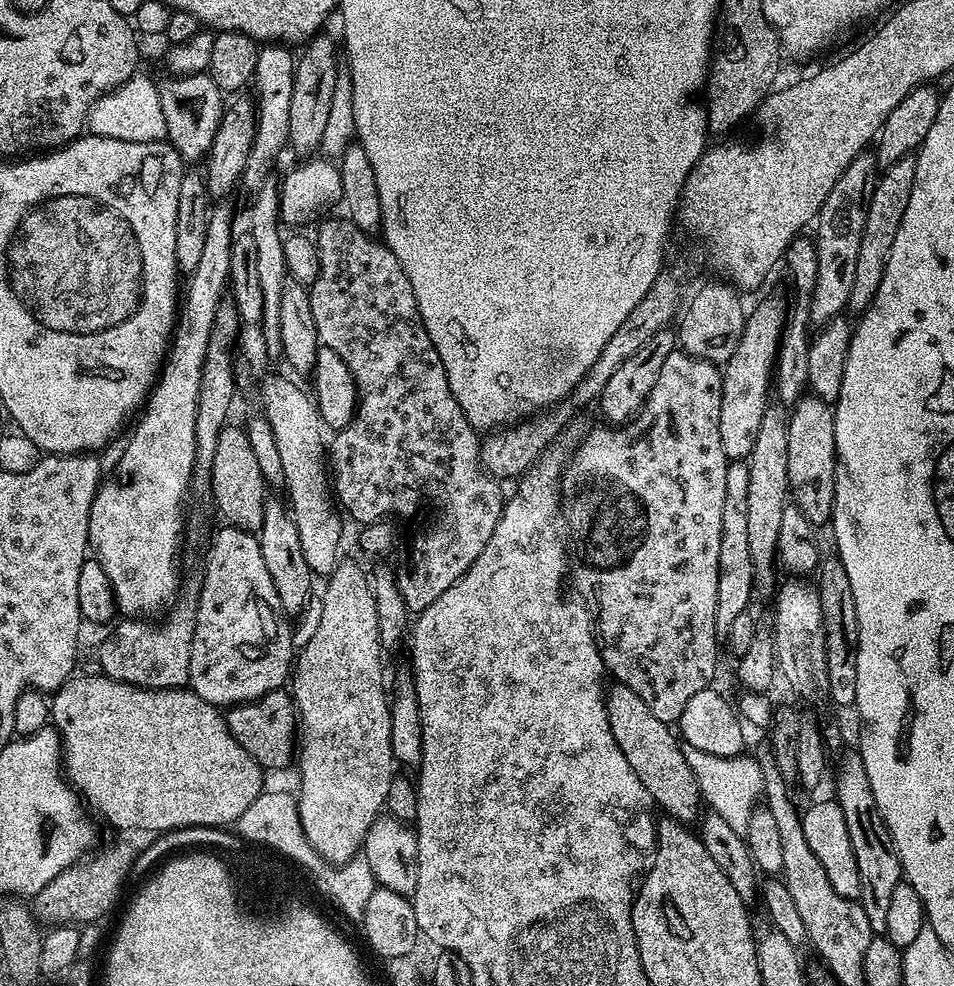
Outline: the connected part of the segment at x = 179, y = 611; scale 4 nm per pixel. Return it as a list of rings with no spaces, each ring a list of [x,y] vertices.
[[[185,579],[174,603],[163,613],[161,624],[145,622],[140,618],[121,619],[100,644],[99,671],[112,680],[138,688],[170,690],[185,687],[190,674],[190,646],[194,646],[199,601],[199,583],[195,579]]]

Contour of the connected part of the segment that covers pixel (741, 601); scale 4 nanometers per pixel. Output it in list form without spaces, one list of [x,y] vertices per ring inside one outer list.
[[[729,463],[726,470],[726,506],[722,506],[722,550],[718,550],[718,606],[714,610],[716,631],[726,634],[730,626],[738,619],[738,614],[749,611],[752,596],[754,597],[754,568],[750,562],[750,542],[746,539],[746,497],[750,487],[750,474],[747,463]]]

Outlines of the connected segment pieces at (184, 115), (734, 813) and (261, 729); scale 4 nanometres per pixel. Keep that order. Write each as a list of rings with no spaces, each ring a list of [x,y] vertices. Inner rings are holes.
[[[173,76],[168,80],[160,80],[160,101],[162,102],[162,118],[166,118],[166,140],[172,145],[180,159],[203,161],[214,142],[214,134],[218,130],[218,122],[226,107],[225,97],[211,76]]]
[[[683,745],[686,763],[693,771],[694,778],[700,788],[703,803],[707,805],[711,812],[718,814],[739,836],[746,834],[746,828],[750,826],[752,812],[761,803],[764,795],[764,775],[760,769],[759,759],[748,757],[748,754],[741,754],[735,758],[730,756],[718,756],[716,754],[706,754],[706,750],[694,750],[694,746]]]
[[[291,691],[268,692],[251,704],[229,707],[226,719],[234,742],[238,742],[238,746],[242,746],[242,750],[246,750],[246,754],[250,754],[250,758],[254,758],[261,769],[284,768],[291,760],[293,763],[298,752],[298,717]]]

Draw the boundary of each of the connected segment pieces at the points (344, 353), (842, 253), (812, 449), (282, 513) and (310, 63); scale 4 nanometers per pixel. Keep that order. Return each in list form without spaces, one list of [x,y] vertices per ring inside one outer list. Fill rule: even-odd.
[[[347,218],[327,220],[325,219],[319,225],[321,228],[314,232],[320,269],[318,270],[318,278],[314,278],[314,282],[310,285],[308,294],[310,310],[314,314],[314,326],[316,327],[316,333],[320,335],[321,345],[334,350],[334,354],[338,354],[338,358],[342,358],[342,362],[346,362],[346,366],[356,383],[356,394],[358,397],[358,407],[352,416],[352,420],[347,427],[333,435],[335,438],[333,442],[331,439],[328,446],[328,464],[335,499],[346,514],[348,512],[356,521],[360,522],[359,525],[365,526],[383,521],[390,517],[388,515],[394,514],[408,522],[407,531],[409,533],[418,536],[424,530],[428,530],[436,518],[446,516],[446,512],[438,510],[444,508],[444,503],[447,501],[445,498],[445,486],[455,485],[456,479],[462,474],[462,470],[458,468],[458,460],[460,452],[464,452],[468,448],[467,440],[468,432],[470,433],[470,425],[465,415],[462,414],[461,406],[450,390],[449,378],[445,367],[442,366],[442,358],[438,358],[438,350],[434,350],[434,342],[430,342],[430,334],[426,334],[426,326],[422,322],[422,314],[418,314],[418,302],[414,298],[414,290],[410,286],[410,278],[406,278],[398,258],[394,258],[394,254],[390,251],[387,244],[379,242],[369,233],[358,230],[358,226],[354,226],[352,220]]]
[[[871,151],[859,152],[842,170],[834,190],[822,202],[814,221],[816,236],[814,243],[818,254],[818,278],[814,280],[810,318],[812,324],[819,326],[841,315],[850,302],[850,290],[854,286],[854,273],[858,263],[858,249],[862,242],[862,229],[866,227],[868,199],[876,185],[878,165]]]
[[[806,394],[787,413],[788,491],[791,503],[814,526],[827,525],[832,519],[834,486],[836,485],[836,443],[834,442],[834,408],[817,396]]]
[[[265,499],[258,539],[266,570],[270,570],[270,579],[274,581],[274,590],[278,594],[279,611],[283,612],[285,617],[293,618],[292,616],[298,615],[308,604],[314,575],[302,552],[296,519],[292,516],[289,505],[281,500]]]
[[[324,35],[313,36],[299,49],[296,56],[294,94],[290,94],[290,130],[287,147],[293,148],[296,152],[308,152],[304,154],[312,154],[319,149],[330,115],[330,105],[334,99],[334,82],[338,71],[336,65],[338,44],[337,41],[335,44],[330,37]]]

